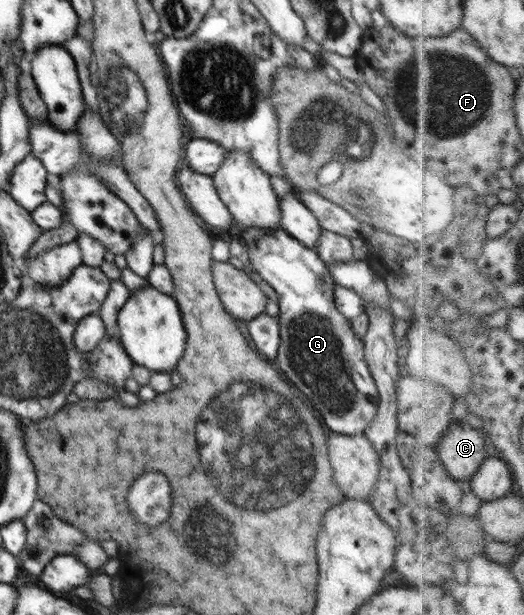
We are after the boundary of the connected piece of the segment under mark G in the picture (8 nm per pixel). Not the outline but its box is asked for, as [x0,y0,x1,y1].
[242,227,379,435]

